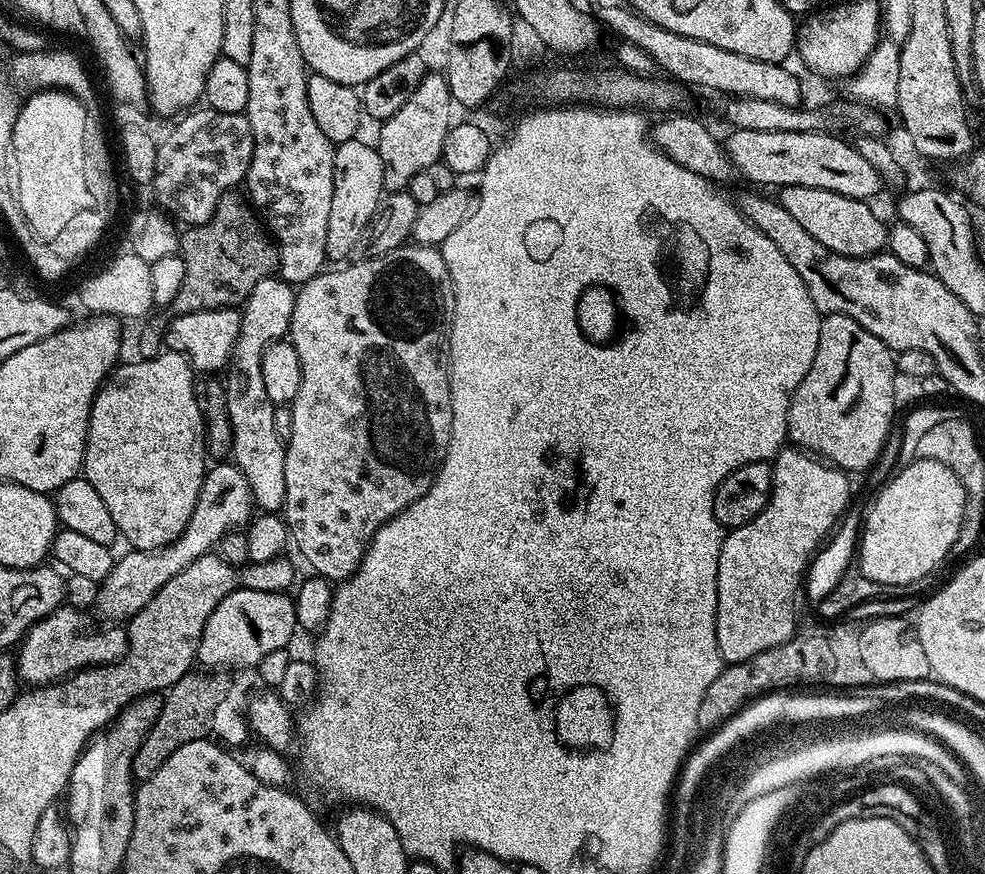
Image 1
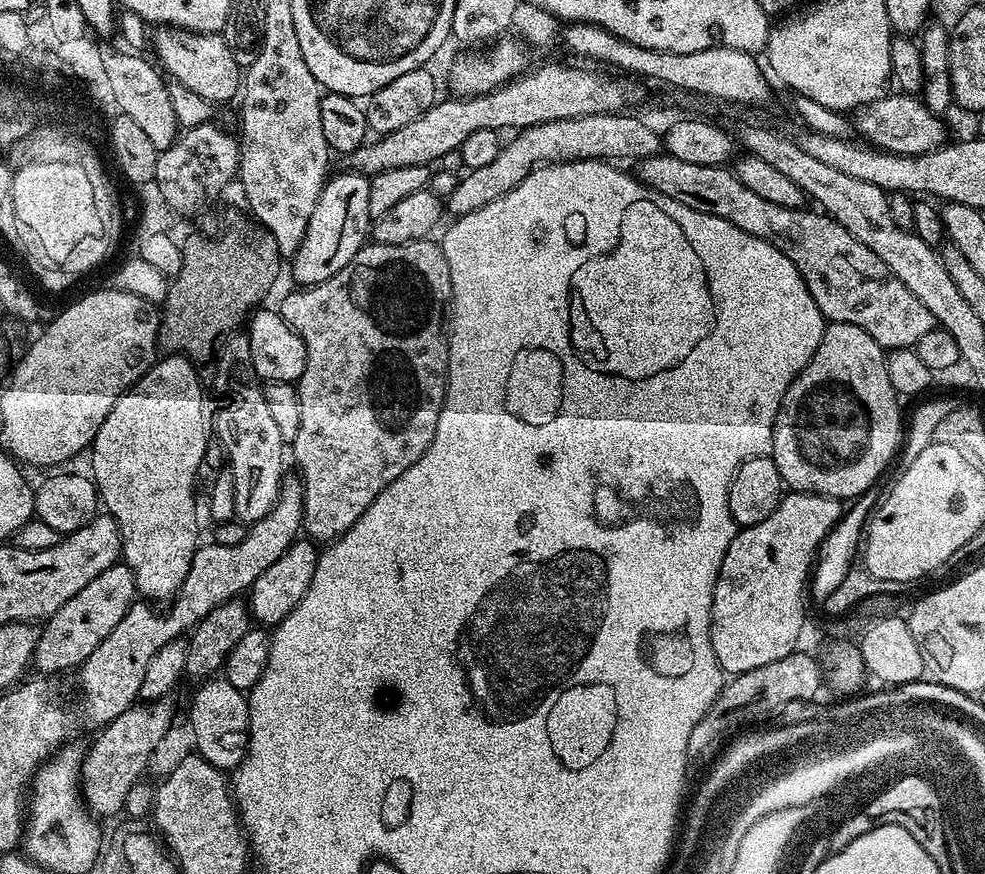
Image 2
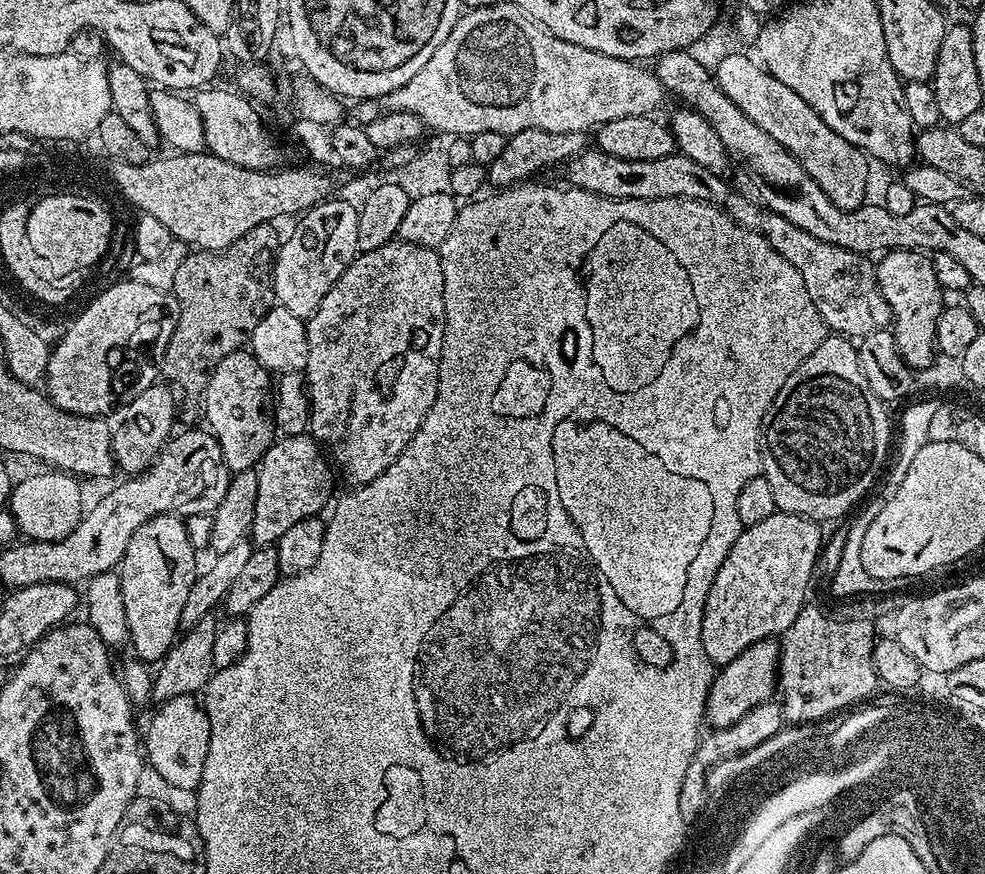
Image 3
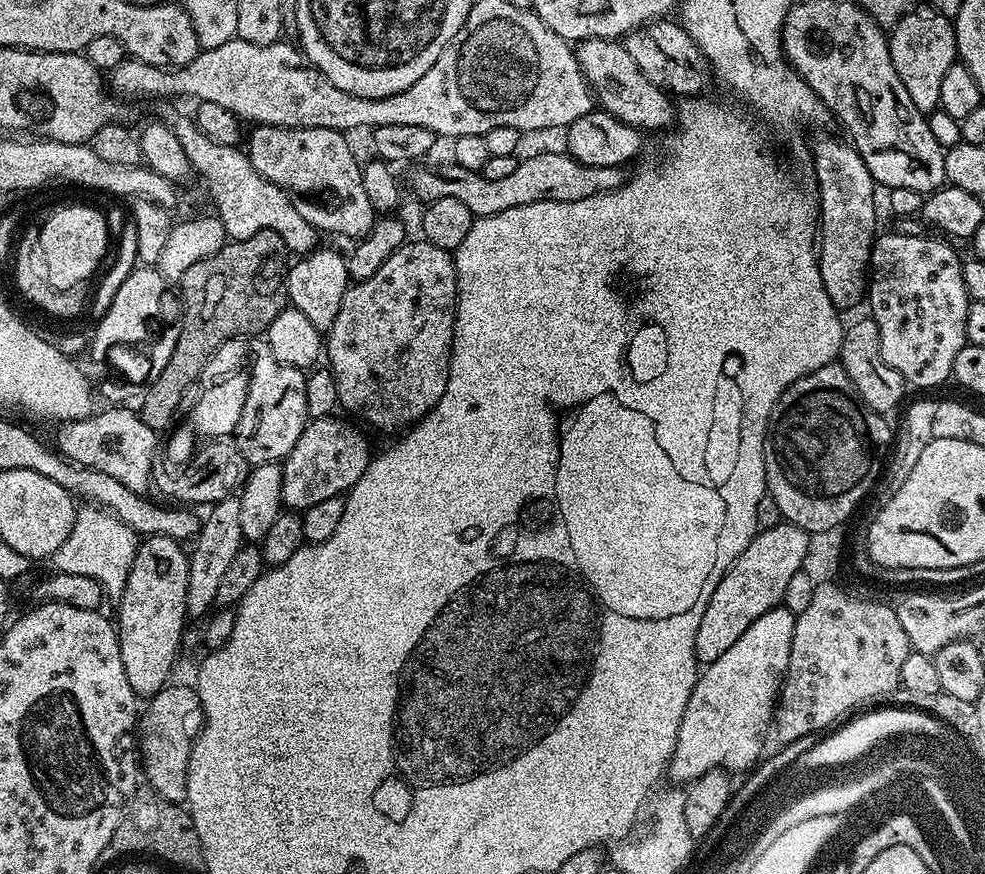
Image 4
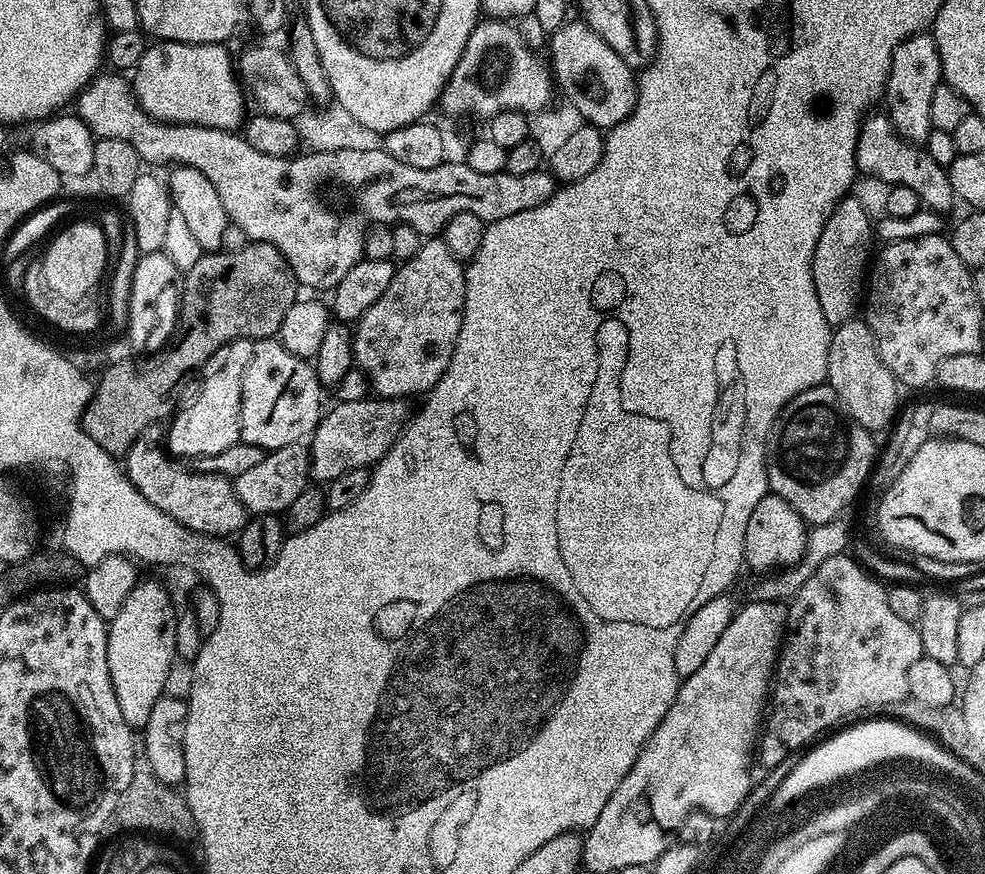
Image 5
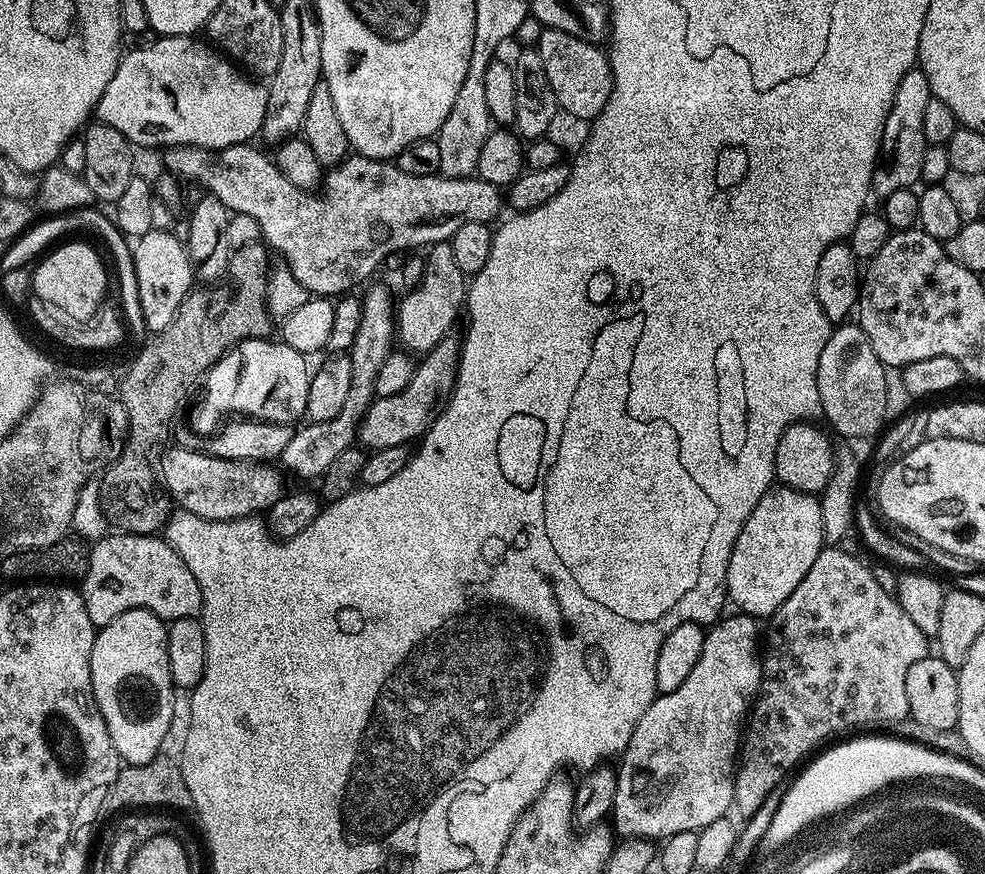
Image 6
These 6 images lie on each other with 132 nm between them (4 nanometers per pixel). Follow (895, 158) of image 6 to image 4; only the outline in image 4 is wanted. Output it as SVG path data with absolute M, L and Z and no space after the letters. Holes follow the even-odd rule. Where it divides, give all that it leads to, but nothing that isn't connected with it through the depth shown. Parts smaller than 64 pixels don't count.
M920 11L905 12L898 23L891 25L887 39L894 70L898 78L902 78L902 86L906 86L910 102L914 102L920 112L929 114L940 107L942 78L946 78L946 70L950 70L952 65L948 61L948 52L956 52L956 25L941 12Z

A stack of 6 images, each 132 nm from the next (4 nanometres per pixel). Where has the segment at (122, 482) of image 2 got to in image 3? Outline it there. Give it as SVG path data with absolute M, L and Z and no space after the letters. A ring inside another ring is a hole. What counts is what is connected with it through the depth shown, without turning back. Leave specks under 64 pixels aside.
M157 382L151 384L138 398L127 405L124 421L115 425L112 434L112 453L116 455L119 471L124 474L139 474L151 466L152 461L159 456L164 445L173 435L172 423L176 420L176 396L167 383ZM155 516L150 518L130 538L126 550L119 557L118 571L120 573L120 589L122 602L126 610L128 623L128 638L130 646L138 654L138 658L145 662L159 662L172 649L181 635L180 619L182 610L186 606L186 598L190 594L190 586L196 584L198 567L196 568L198 551L191 545L185 521L178 516Z

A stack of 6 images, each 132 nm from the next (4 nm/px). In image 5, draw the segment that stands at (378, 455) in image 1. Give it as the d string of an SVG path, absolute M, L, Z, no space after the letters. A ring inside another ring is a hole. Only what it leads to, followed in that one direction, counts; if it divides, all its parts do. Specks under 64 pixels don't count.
M425 239L418 254L397 267L390 286L382 290L382 298L378 298L378 302L374 302L374 306L370 306L370 310L366 310L366 314L362 314L362 318L355 321L352 358L355 367L368 377L371 391L377 397L389 400L420 395L423 397L431 392L432 387L442 378L446 366L450 366L450 358L462 330L466 302L465 271L465 265L458 258L454 258L454 254L450 254L443 239Z

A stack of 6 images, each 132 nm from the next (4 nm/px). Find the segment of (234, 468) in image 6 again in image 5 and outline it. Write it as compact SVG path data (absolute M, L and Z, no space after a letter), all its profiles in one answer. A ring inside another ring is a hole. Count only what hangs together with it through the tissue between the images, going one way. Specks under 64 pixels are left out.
M151 424L149 428L142 430L140 437L130 446L128 455L123 457L122 467L128 474L128 481L135 486L138 494L142 494L142 498L146 498L146 502L158 506L158 510L162 510L162 514L170 514L170 518L174 518L174 522L186 526L191 532L198 532L201 536L217 538L231 537L231 532L232 535L239 534L245 524L248 523L250 513L242 506L242 502L236 493L235 483L229 477L199 470L191 472L188 468L179 468L175 463L179 464L169 455L162 443L161 425Z

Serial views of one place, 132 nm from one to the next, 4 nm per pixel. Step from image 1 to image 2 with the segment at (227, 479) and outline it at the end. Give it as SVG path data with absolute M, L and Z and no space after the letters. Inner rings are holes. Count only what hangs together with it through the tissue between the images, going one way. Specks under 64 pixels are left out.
M113 562L109 568L102 570L102 574L98 574L98 578L90 582L90 586L78 590L78 594L74 594L74 598L70 598L70 602L66 602L62 610L43 621L34 657L34 668L40 671L37 673L52 674L48 672L79 669L86 658L94 654L98 642L102 642L102 638L106 638L106 634L110 634L110 630L114 630L114 626L122 622L137 596L134 574L127 564Z

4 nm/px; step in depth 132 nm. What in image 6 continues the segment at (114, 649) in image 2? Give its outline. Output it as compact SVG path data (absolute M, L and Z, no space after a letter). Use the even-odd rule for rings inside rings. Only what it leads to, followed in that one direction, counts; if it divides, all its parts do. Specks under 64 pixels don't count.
M455 335L442 338L442 342L434 346L434 350L419 357L414 378L410 378L410 386L406 386L406 390L389 396L376 396L360 420L359 443L365 449L375 450L386 446L408 446L425 436L428 427L436 421L440 409L451 396L452 387L456 385L461 347L461 341L457 337L455 340Z

